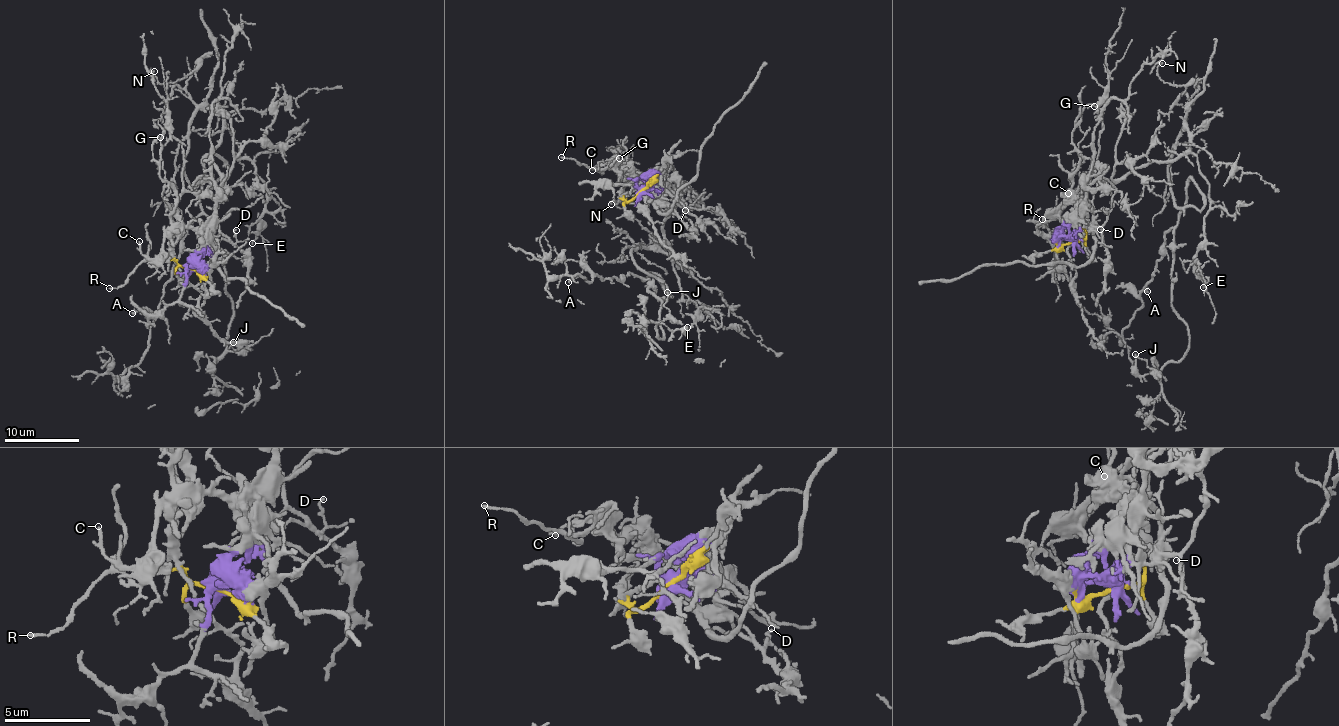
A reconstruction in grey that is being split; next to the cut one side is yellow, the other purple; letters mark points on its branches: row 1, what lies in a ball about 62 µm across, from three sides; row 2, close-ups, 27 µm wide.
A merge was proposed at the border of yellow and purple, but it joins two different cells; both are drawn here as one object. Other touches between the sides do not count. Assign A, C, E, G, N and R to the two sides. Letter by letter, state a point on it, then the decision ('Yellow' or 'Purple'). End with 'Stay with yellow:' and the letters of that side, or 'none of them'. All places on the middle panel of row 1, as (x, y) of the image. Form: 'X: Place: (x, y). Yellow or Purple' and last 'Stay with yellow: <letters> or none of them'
A: Place: (568, 282). Yellow
C: Place: (592, 170). Purple
E: Place: (687, 327). Yellow
G: Place: (619, 158). Purple
N: Place: (611, 204). Yellow
R: Place: (561, 157). Purple
Stay with yellow: A, E, N

